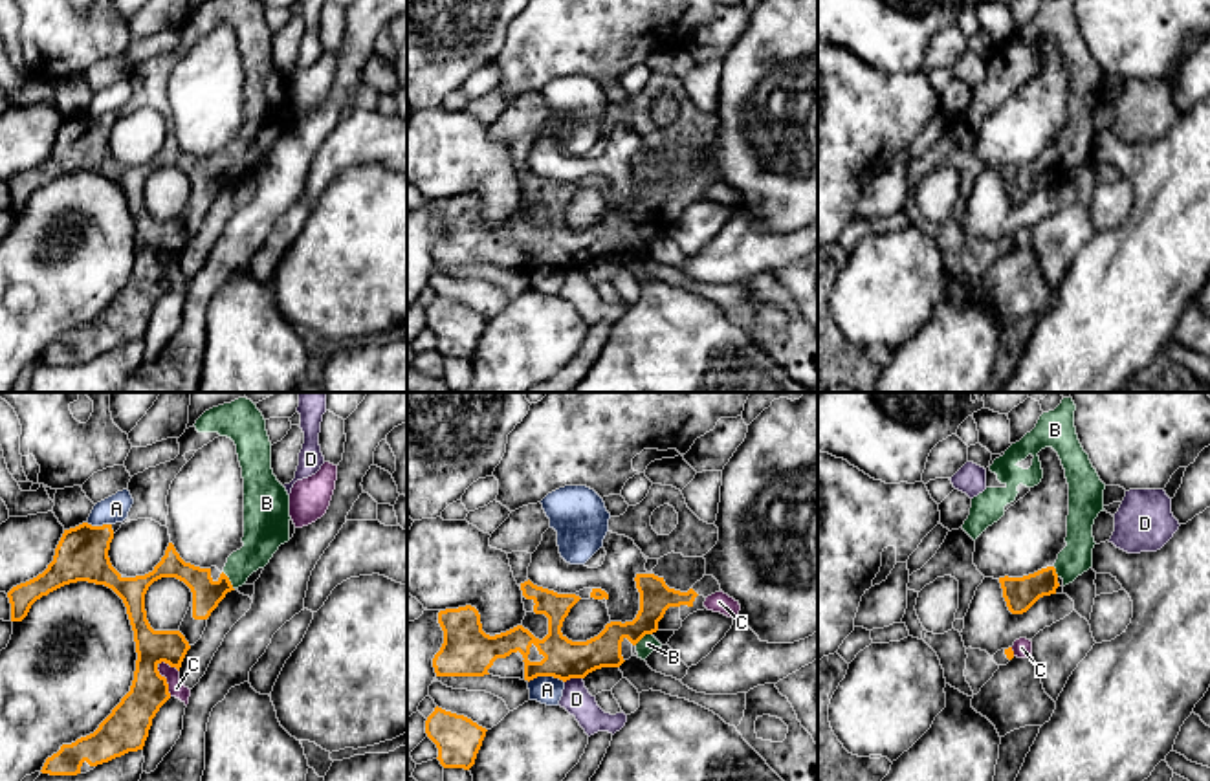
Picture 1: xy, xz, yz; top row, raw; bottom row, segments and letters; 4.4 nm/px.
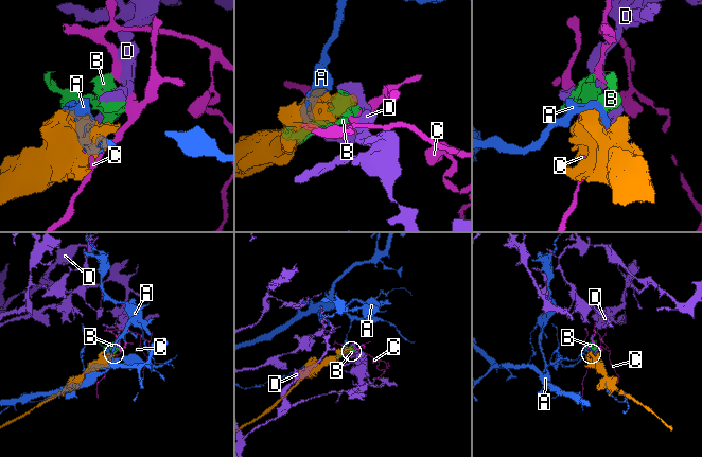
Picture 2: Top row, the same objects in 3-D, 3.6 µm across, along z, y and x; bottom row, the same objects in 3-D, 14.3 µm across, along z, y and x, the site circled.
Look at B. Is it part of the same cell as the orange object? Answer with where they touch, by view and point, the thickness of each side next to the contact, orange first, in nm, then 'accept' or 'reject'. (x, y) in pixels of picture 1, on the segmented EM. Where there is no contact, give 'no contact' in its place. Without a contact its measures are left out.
xy (230, 582) | 130/170 nm | accept

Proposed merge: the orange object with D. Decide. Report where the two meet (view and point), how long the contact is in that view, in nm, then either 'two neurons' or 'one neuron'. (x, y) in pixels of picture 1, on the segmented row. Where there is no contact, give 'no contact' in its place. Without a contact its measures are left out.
meets orange in xz at (572, 677); contact 80 nm long; two neurons

